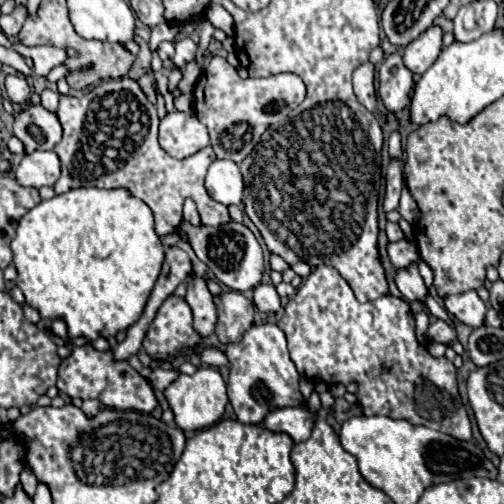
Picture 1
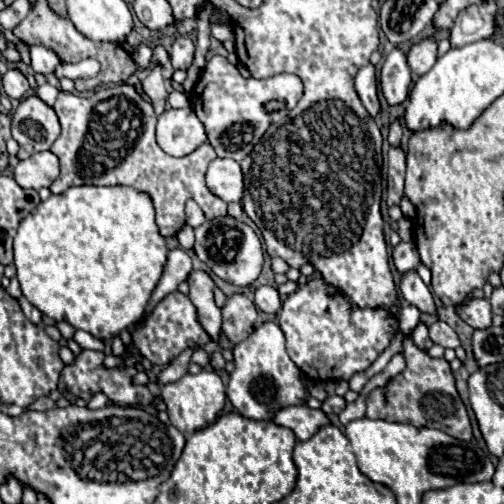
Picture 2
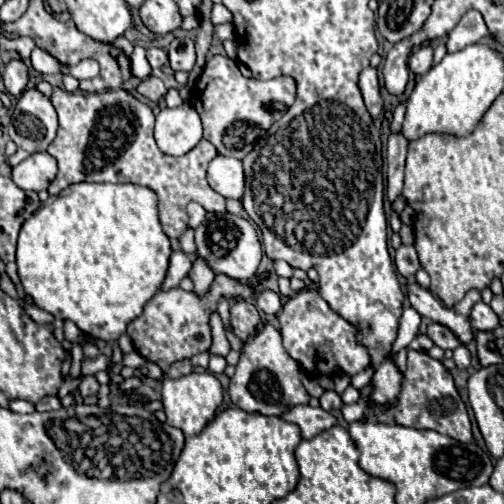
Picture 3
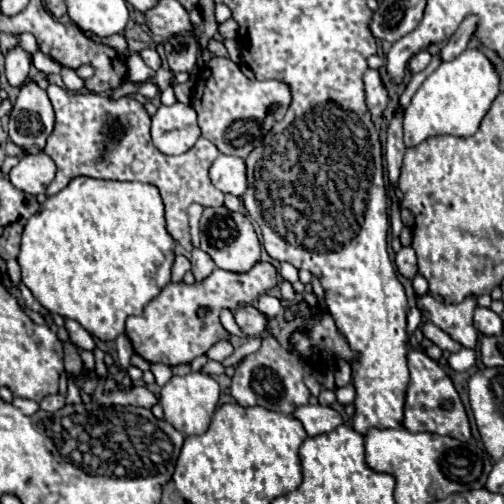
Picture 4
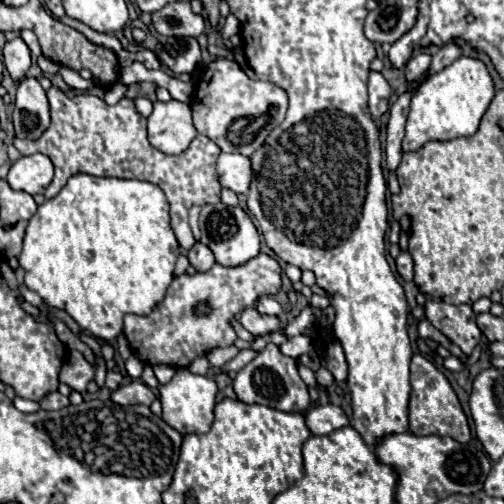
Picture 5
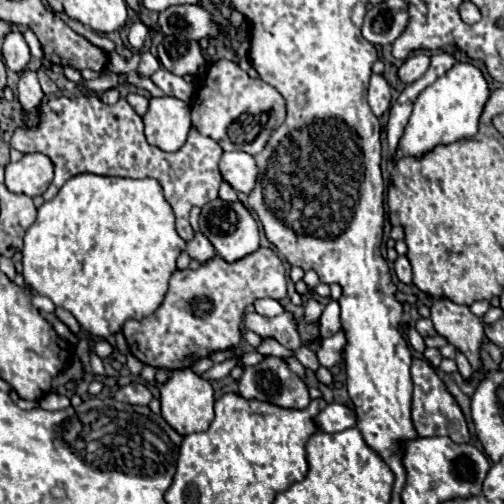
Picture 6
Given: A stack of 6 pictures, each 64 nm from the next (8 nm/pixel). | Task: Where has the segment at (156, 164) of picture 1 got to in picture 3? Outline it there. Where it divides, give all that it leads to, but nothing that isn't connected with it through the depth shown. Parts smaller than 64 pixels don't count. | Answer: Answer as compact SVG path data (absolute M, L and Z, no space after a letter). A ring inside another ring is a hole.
M54 86L52 88L52 104L58 112L60 126L58 126L56 138L52 140L52 144L48 146L46 152L56 158L58 174L56 174L56 180L52 180L48 194L58 194L60 190L64 190L76 182L132 182L132 184L148 186L158 196L160 222L162 222L164 234L168 238L180 238L184 234L184 230L188 228L188 222L186 222L188 202L198 202L208 212L224 212L226 210L224 196L214 192L206 182L206 168L208 168L210 160L218 154L216 148L208 140L200 140L200 144L196 144L196 148L192 148L188 152L188 156L174 158L174 156L160 152L154 142L154 136L152 136L154 114L152 114L150 106L146 106L144 102L130 96L130 92L108 90L102 94L74 94L74 92L66 92L66 90Z

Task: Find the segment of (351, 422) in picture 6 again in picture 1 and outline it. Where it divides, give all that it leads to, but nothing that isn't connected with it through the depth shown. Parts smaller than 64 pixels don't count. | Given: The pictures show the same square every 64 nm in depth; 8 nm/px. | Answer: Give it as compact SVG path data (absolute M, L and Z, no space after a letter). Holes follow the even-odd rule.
M292 406L292 408L278 408L276 412L270 412L262 426L274 432L286 432L292 436L294 442L304 442L308 440L312 428L316 422L316 414L308 408L302 406Z

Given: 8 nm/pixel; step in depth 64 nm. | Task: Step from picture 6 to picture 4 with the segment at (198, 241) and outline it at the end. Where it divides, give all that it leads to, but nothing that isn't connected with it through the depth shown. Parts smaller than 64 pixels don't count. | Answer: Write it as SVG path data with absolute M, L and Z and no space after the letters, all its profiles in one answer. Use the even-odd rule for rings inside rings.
M194 248L191 251L190 262L192 262L192 274L196 280L204 280L206 276L210 276L210 272L216 268L216 264L212 264L212 258L200 250L200 248Z

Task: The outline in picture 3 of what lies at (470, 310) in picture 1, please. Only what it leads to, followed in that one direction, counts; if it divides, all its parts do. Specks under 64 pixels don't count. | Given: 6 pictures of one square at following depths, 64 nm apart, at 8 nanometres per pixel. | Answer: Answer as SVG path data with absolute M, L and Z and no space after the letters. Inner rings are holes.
M484 302L474 304L472 314L470 314L470 324L474 330L482 330L482 332L490 332L492 328L498 328L498 316L492 312L492 308Z

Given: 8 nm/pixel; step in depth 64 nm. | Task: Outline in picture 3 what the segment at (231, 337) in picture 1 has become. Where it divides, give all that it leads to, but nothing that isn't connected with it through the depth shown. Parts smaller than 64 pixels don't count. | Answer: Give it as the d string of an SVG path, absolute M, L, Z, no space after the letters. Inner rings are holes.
M236 300L230 306L230 320L234 326L234 334L240 340L248 340L256 334L256 328L260 326L260 312L252 302Z

